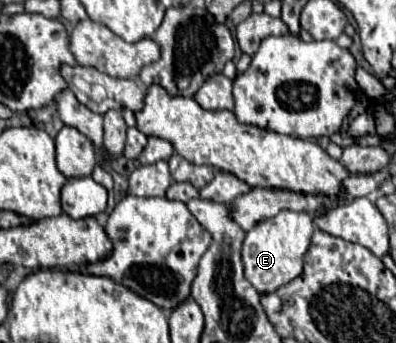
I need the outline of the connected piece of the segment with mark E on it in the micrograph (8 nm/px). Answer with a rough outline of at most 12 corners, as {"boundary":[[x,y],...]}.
{"boundary":[[281,210],[243,242],[245,278],[273,292],[301,274],[313,218]]}

